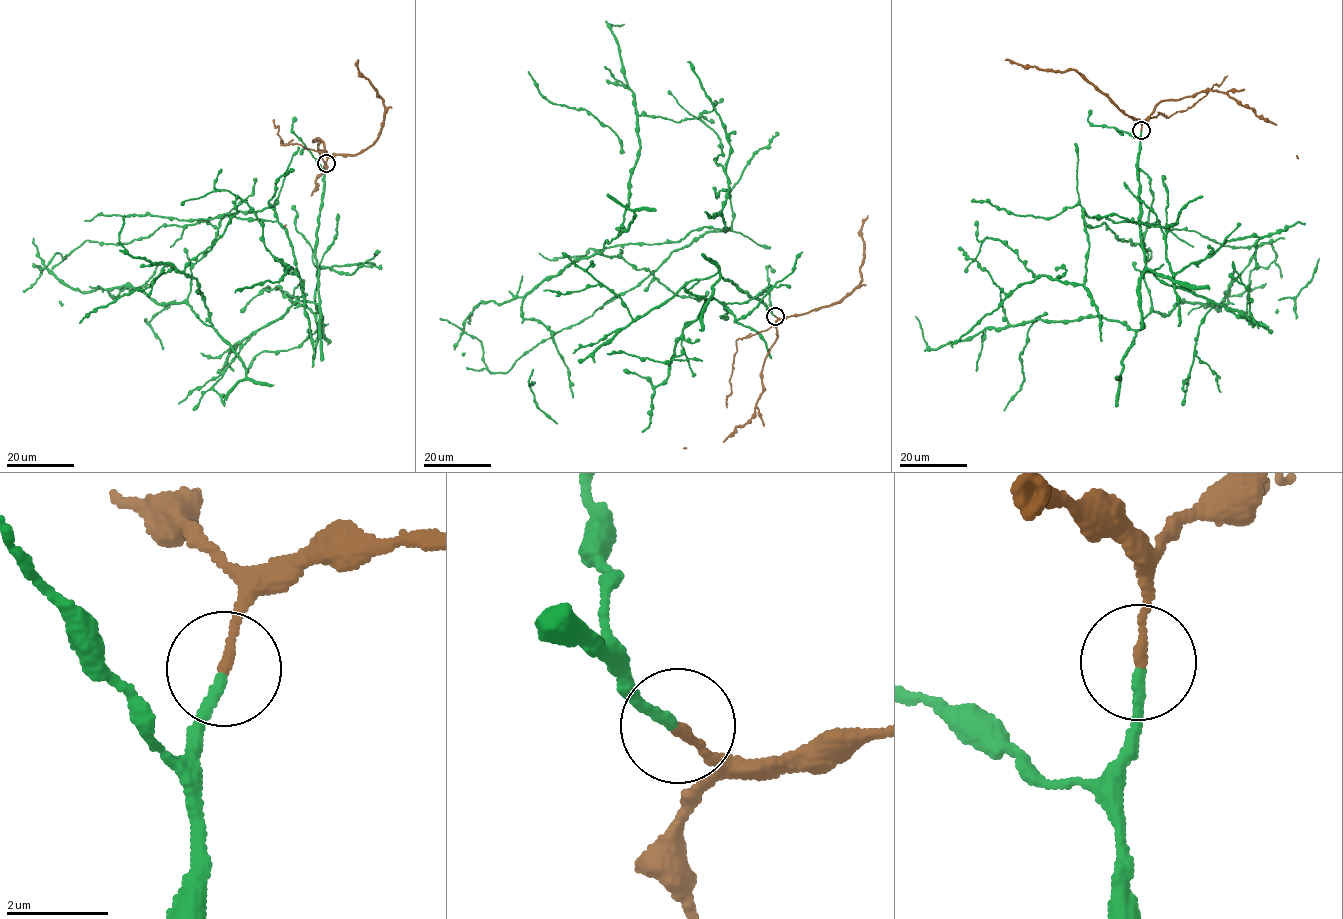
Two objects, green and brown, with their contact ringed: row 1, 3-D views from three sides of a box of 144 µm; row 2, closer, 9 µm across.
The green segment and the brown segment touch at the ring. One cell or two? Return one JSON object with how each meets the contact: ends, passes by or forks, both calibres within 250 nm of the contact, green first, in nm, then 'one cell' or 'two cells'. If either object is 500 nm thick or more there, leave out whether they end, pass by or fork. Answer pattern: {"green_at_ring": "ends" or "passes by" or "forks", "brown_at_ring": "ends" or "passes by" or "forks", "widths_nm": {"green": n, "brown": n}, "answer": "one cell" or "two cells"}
{"green_at_ring": "ends", "brown_at_ring": "ends", "widths_nm": {"green": 200, "brown": 180}, "answer": "one cell"}

